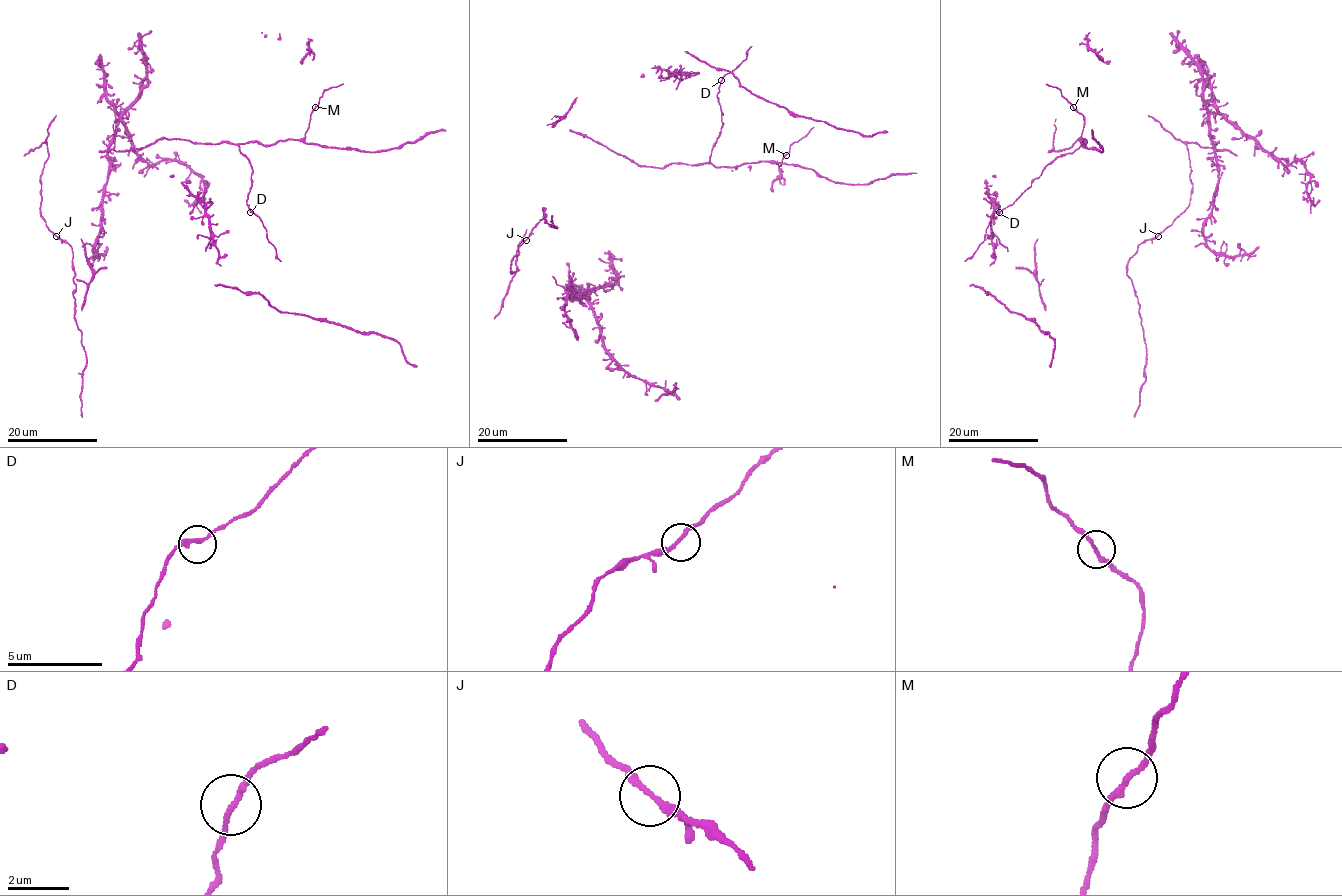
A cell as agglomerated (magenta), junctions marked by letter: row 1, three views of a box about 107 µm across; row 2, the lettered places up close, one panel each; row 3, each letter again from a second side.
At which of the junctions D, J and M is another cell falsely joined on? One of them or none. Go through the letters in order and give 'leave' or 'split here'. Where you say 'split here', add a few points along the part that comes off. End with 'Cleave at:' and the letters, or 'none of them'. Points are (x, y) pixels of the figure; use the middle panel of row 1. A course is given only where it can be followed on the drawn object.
D: leave
J: leave
M: leave
Cleave at: none of them

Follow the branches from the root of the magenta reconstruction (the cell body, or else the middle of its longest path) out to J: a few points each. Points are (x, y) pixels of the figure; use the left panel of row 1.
J: (56, 116), (48, 128), (48, 159), (40, 177), (40, 216), (56, 236)

